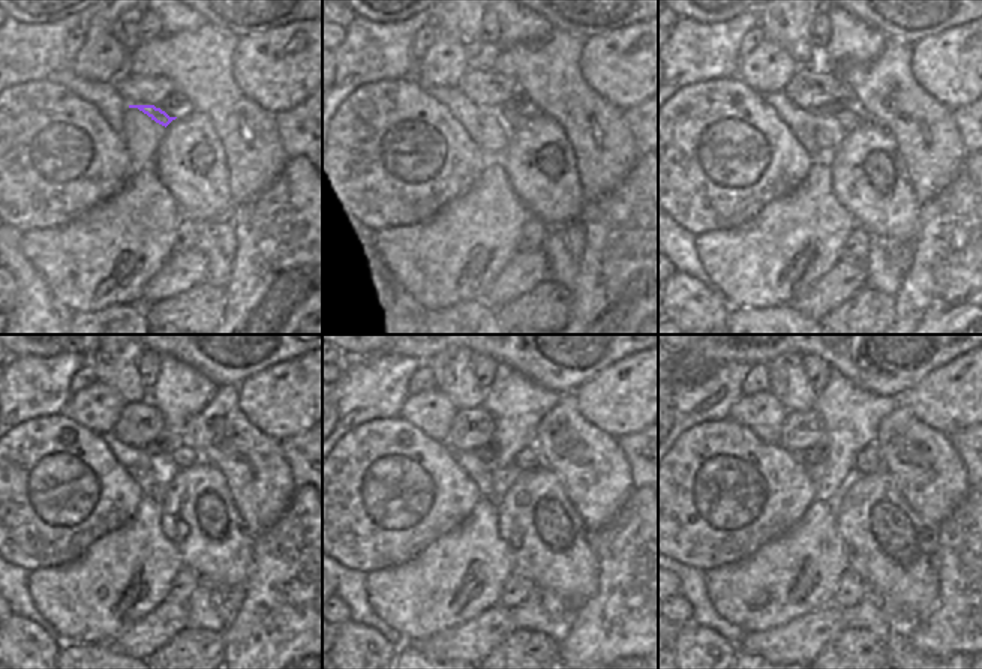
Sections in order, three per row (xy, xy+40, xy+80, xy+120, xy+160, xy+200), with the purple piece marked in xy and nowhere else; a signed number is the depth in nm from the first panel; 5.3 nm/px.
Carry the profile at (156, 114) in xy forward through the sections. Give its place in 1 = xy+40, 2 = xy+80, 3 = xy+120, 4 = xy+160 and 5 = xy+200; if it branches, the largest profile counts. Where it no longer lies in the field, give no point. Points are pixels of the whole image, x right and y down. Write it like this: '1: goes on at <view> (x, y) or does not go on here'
1: goes on at xy+40 (510, 119)
2: goes on at xy+80 (852, 117)
3: goes on at xy+120 (185, 456)
4: goes on at xy+160 (528, 458)
5: goes on at xy+200 (868, 461)

